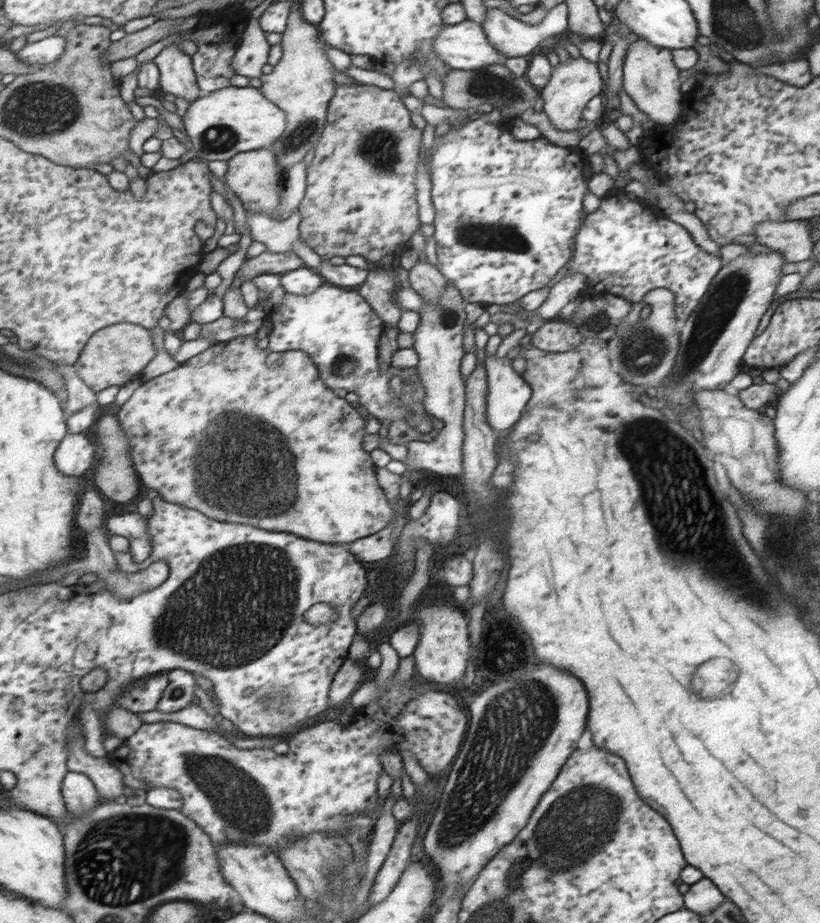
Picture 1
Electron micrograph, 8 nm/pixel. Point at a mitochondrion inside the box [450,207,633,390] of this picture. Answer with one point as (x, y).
(593, 321)

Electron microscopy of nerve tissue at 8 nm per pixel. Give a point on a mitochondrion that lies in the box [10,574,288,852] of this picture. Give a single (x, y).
(239, 800)

